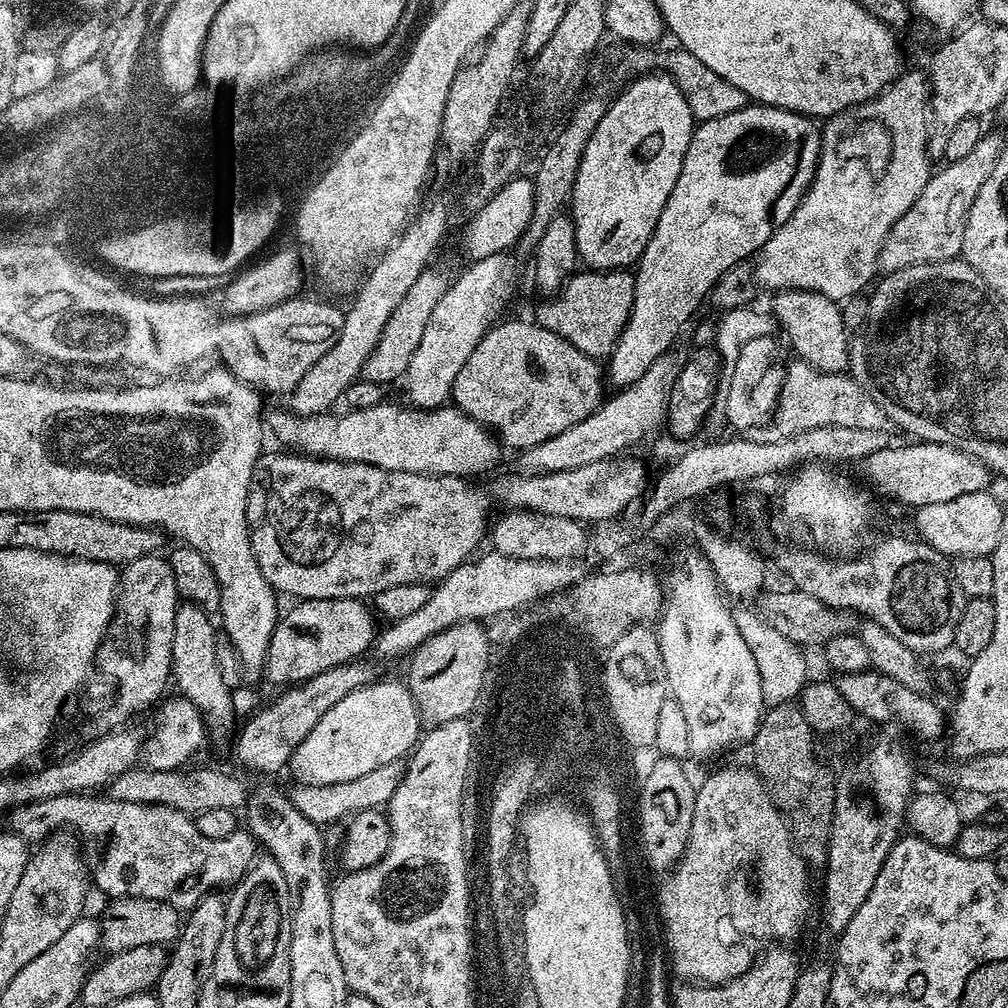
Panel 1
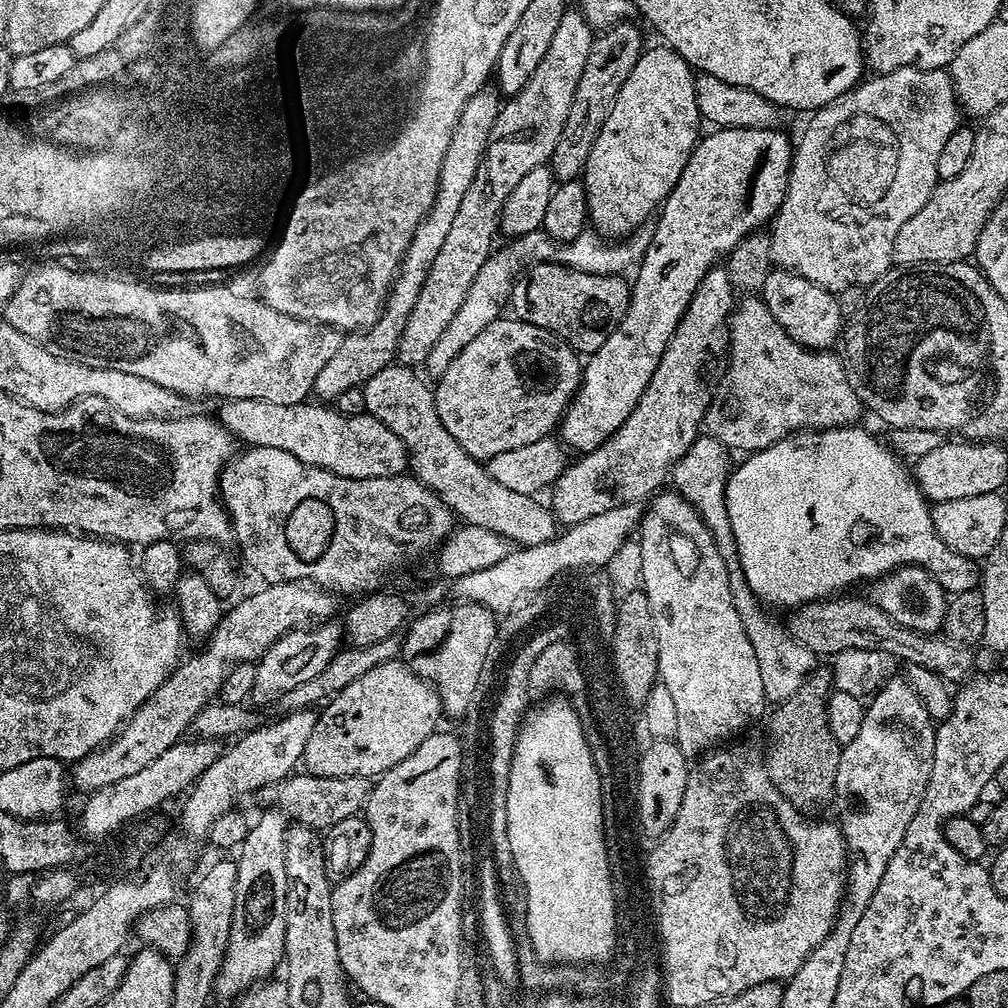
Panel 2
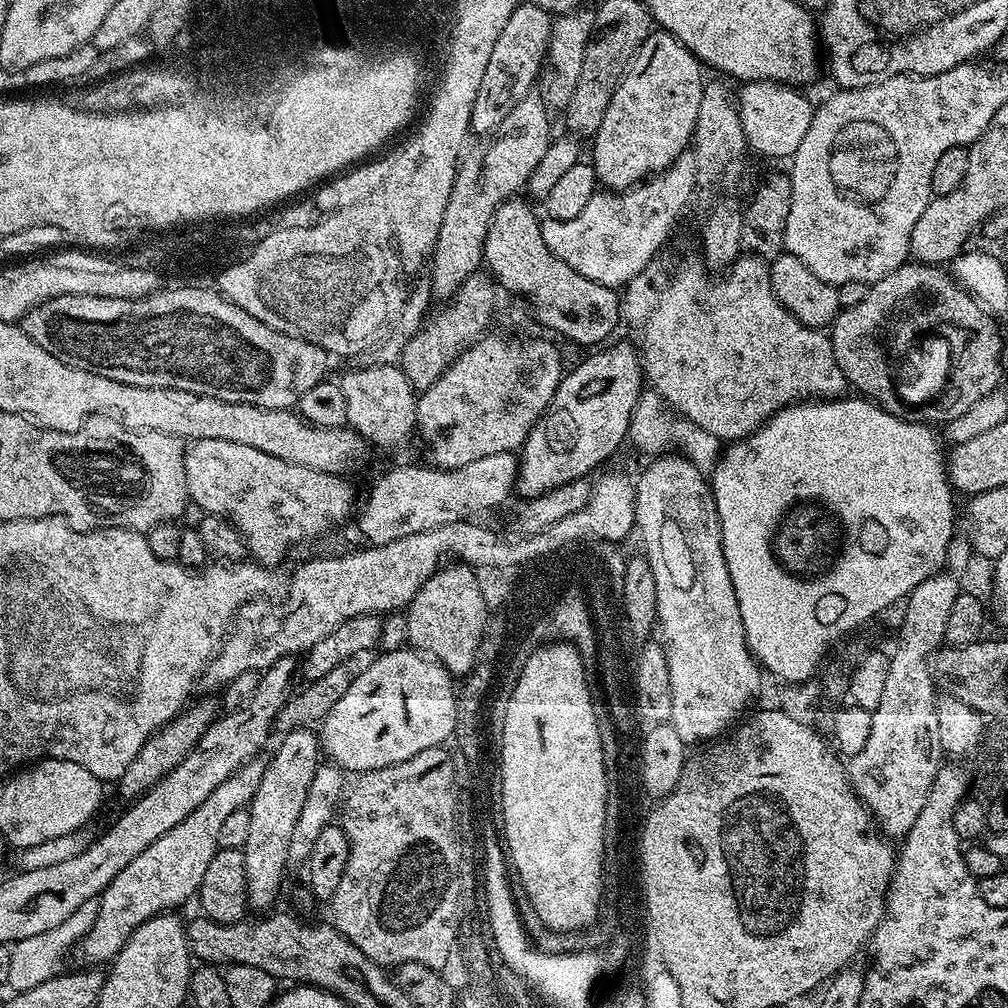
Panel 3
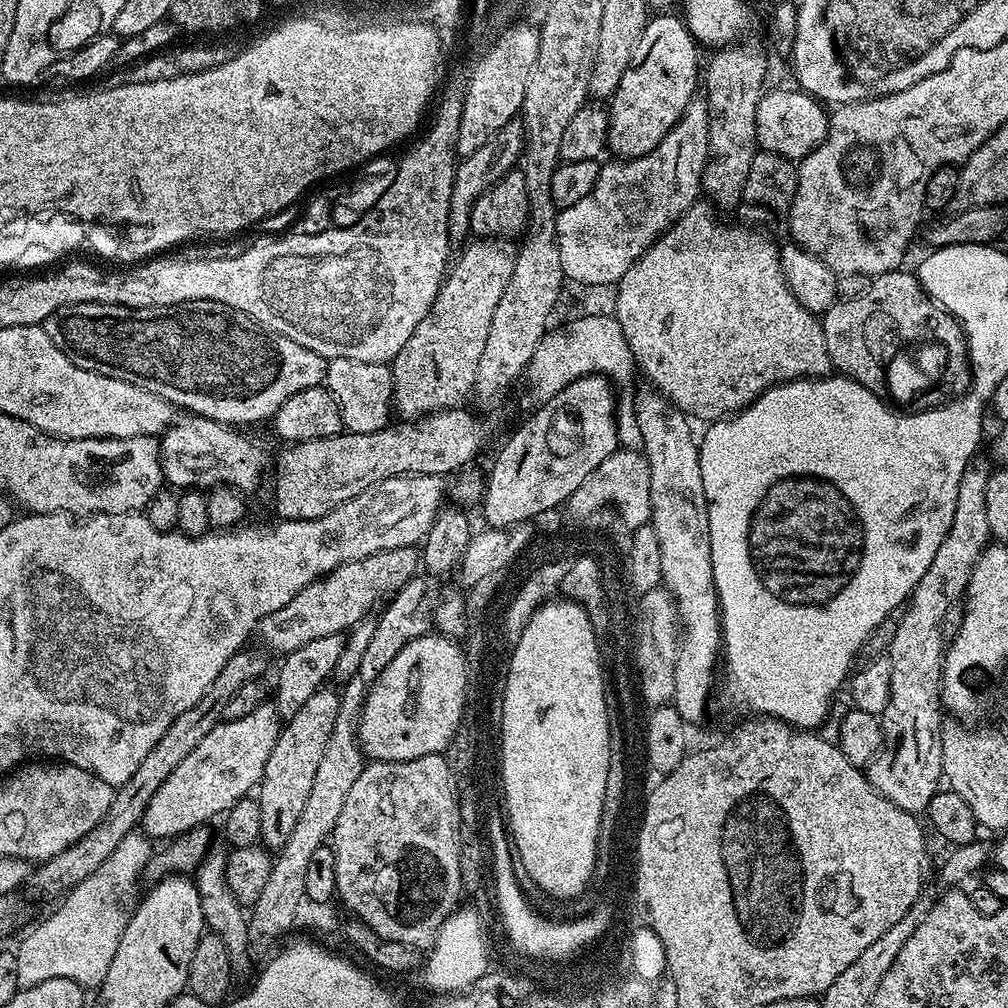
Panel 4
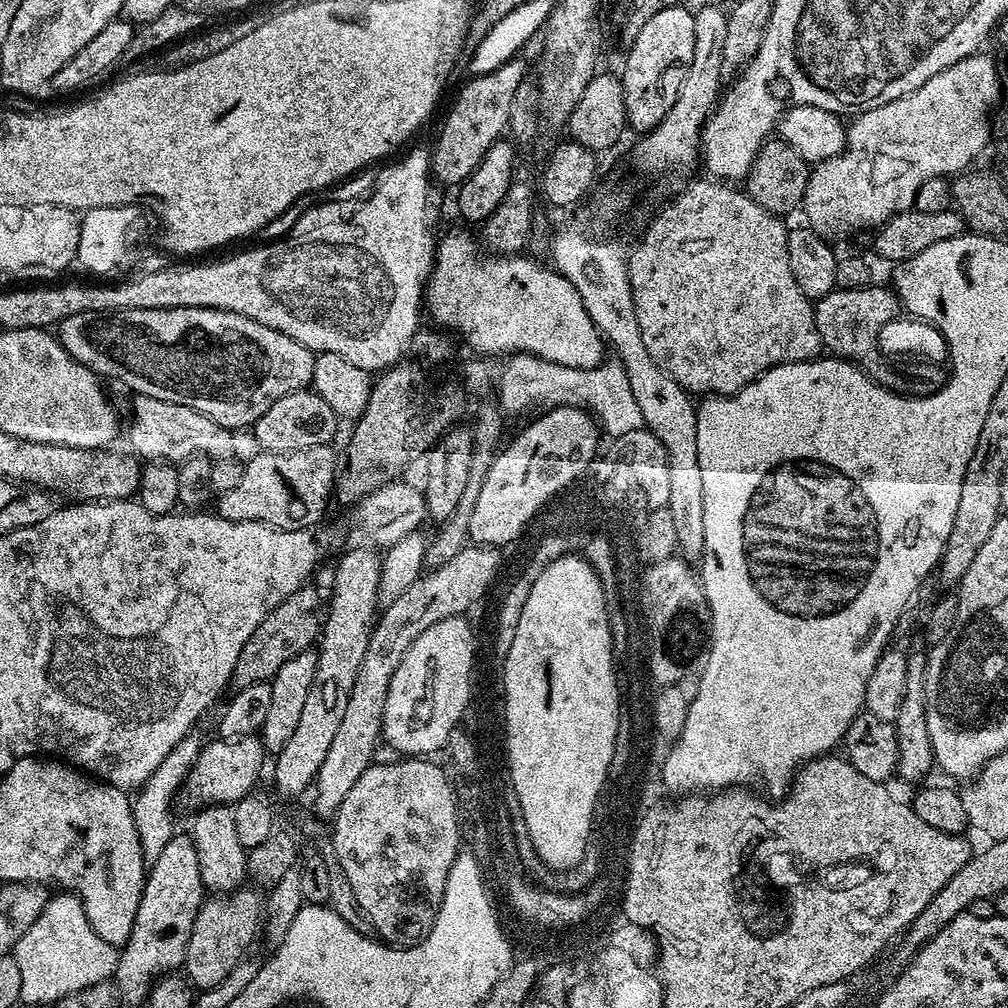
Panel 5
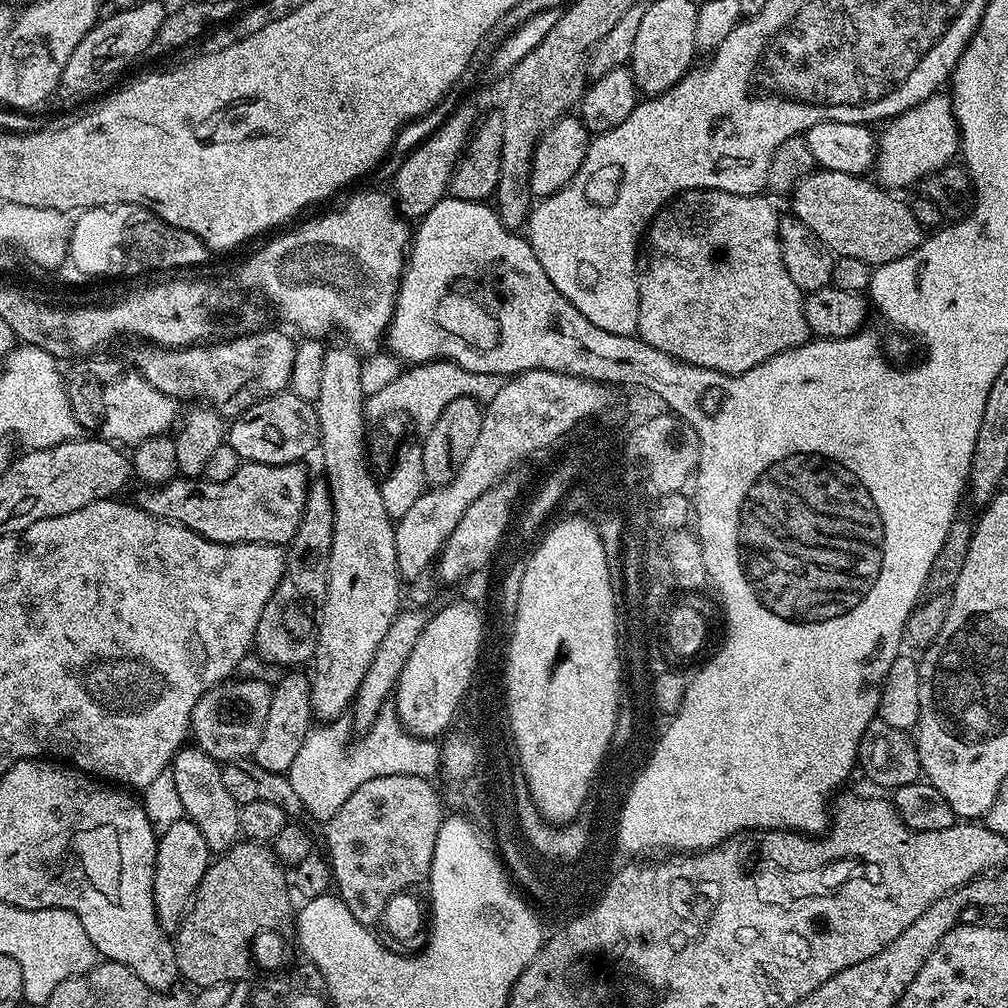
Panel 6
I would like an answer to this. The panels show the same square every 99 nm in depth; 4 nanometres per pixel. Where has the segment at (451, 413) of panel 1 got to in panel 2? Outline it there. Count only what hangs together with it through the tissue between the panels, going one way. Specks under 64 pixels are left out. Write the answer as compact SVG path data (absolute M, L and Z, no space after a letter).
M258 398L225 399L218 419L241 445L286 450L315 468L325 468L346 478L399 476L408 468L404 443L377 416L343 416L335 407L320 402L282 406Z

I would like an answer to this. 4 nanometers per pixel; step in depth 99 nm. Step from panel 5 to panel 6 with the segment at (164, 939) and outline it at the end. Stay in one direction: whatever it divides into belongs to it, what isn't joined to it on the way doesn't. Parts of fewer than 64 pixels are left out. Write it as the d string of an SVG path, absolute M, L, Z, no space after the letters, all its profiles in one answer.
M190 819L179 820L170 830L159 833L156 842L156 869L154 870L154 906L160 927L172 934L179 928L192 897L196 894L202 874L206 874L214 853L206 846L202 830Z

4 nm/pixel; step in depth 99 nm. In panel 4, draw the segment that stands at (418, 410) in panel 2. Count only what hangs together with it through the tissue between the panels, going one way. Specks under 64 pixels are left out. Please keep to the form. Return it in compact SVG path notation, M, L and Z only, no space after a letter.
M346 358L328 360L324 369L323 387L327 388L338 402L344 428L349 432L376 432L379 428L389 427L388 415L393 415L394 405L392 403L392 370L388 364L378 362L354 362Z

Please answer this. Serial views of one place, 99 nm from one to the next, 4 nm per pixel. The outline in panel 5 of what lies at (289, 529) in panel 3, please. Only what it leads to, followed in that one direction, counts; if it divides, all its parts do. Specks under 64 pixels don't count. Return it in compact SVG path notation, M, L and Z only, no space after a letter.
M137 395L132 404L132 425L127 425L126 436L132 443L131 451L148 462L183 462L201 454L209 458L228 458L233 455L233 433L218 426L206 414L190 406L166 402L158 398Z

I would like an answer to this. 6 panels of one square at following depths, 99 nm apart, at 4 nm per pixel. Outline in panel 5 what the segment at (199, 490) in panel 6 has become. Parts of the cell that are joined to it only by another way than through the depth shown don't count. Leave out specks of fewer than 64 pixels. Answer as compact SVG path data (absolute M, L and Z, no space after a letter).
M323 444L293 452L257 451L257 456L244 464L238 486L219 493L215 511L234 522L262 522L282 530L315 529L328 508L328 499L331 501L334 496L338 479L338 456L336 460L334 449Z

